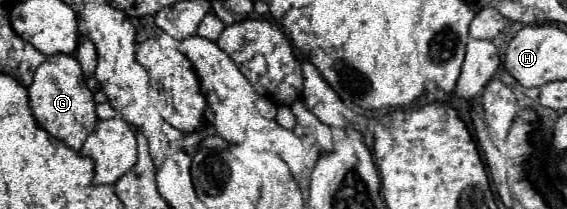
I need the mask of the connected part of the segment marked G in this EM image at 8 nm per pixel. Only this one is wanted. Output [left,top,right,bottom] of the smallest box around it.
[27,56,95,150]

